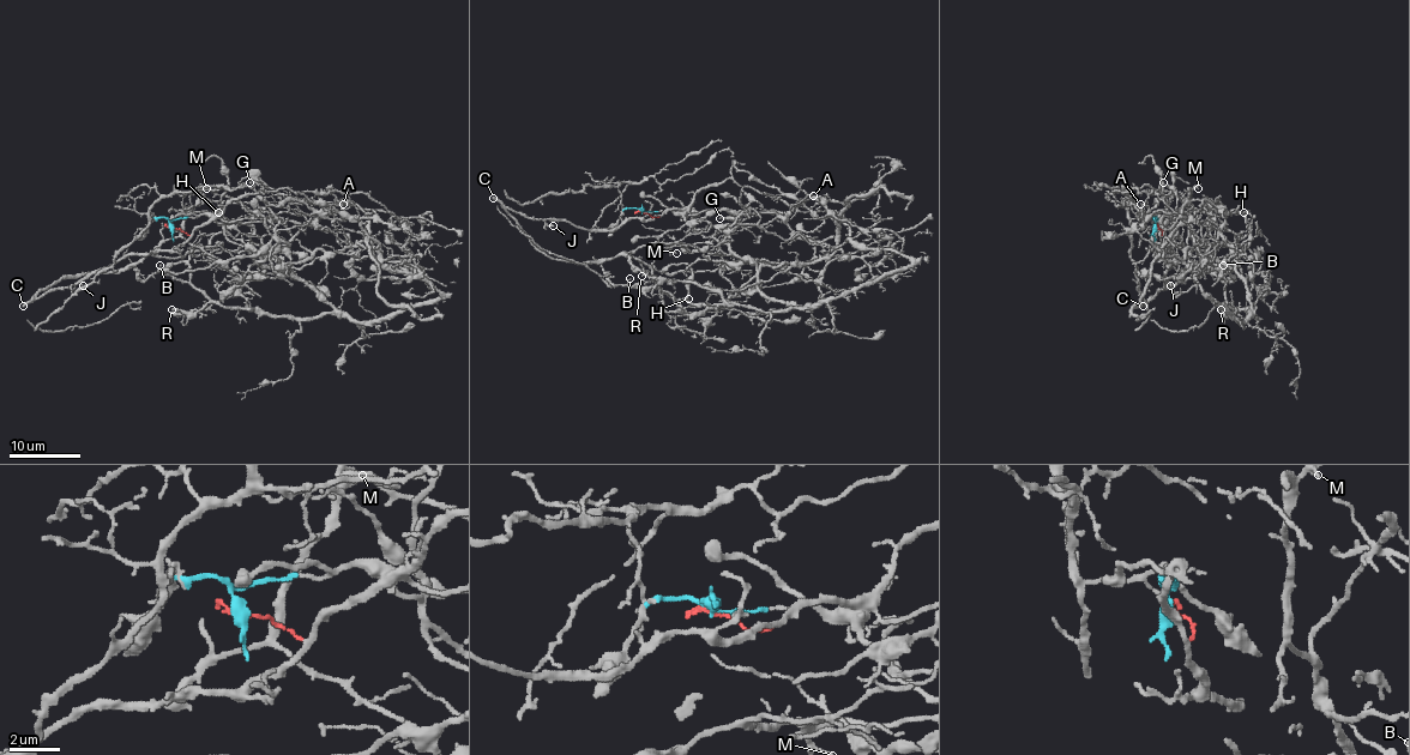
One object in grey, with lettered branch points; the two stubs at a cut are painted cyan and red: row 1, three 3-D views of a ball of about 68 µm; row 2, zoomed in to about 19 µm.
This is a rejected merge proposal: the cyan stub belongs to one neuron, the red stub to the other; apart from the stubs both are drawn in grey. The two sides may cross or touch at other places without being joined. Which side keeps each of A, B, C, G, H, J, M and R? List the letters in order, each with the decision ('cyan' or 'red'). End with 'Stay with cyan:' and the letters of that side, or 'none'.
A: cyan
B: cyan
C: red
G: cyan
H: cyan
J: red
M: red
R: cyan
Stay with cyan: A, B, G, H, R

